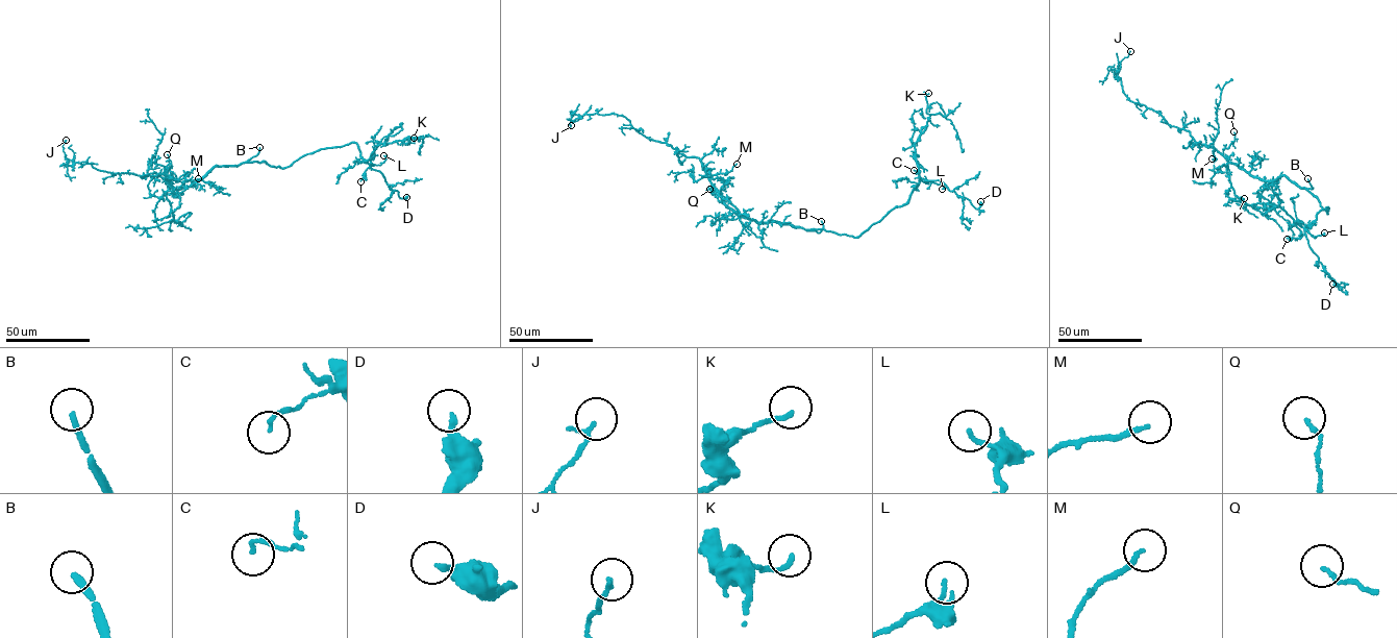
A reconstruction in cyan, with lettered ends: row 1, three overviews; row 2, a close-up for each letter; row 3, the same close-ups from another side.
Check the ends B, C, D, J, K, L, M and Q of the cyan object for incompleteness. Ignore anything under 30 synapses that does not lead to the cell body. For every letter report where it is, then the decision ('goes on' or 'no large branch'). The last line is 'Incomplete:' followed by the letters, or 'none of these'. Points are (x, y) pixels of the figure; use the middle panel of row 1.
B: at (821, 221); goes on
C: at (914, 170); no large branch
D: at (980, 201); no large branch
J: at (571, 125); no large branch
K: at (928, 93); no large branch
L: at (942, 189); no large branch
M: at (737, 164); no large branch
Q: at (709, 189); no large branch
Incomplete: B

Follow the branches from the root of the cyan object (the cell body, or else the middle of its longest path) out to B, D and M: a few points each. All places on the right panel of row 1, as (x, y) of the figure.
B: (1293, 181), (1313, 189), (1307, 178)
D: (1293, 181), (1319, 200), (1327, 214), (1329, 209), (1320, 210), (1304, 230), (1312, 250), (1338, 286), (1332, 284)
M: (1293, 181), (1283, 175), (1270, 180), (1252, 175), (1214, 148), (1216, 160), (1212, 158)

